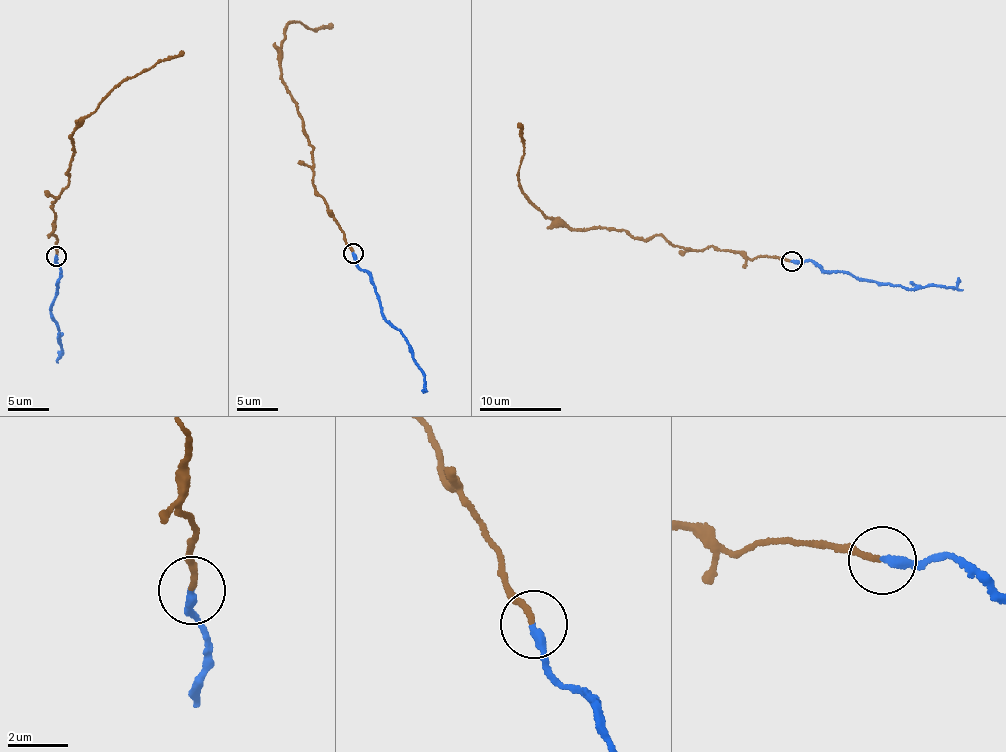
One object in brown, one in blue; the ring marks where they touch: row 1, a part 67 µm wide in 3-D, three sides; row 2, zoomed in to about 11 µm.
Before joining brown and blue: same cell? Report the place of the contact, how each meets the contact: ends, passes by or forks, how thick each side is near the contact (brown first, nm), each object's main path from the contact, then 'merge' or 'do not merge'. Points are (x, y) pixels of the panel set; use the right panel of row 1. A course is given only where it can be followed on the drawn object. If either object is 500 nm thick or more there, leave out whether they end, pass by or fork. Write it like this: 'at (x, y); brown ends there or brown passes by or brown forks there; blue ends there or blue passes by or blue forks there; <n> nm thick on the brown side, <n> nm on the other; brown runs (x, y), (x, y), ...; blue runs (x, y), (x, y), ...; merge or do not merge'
at (791, 261); brown ends there; blue ends there; 180 nm thick on the brown side, 280 nm on the other; brown runs (792, 261), (555, 224), (528, 203), (518, 180), (525, 155), (519, 122); blue runs (792, 261), (808, 260), (824, 270), (906, 289), (953, 289), (959, 278); do not merge

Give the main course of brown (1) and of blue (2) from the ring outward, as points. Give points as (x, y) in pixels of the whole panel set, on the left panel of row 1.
1: (56, 256), (52, 202), (68, 184), (70, 174), (67, 172), (75, 153), (71, 137), (122, 81), (184, 52)
2: (56, 256), (59, 281), (50, 309), (56, 325), (59, 357), (63, 351)

